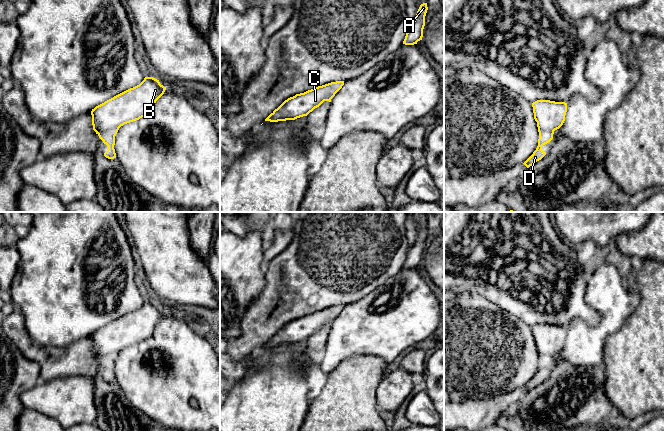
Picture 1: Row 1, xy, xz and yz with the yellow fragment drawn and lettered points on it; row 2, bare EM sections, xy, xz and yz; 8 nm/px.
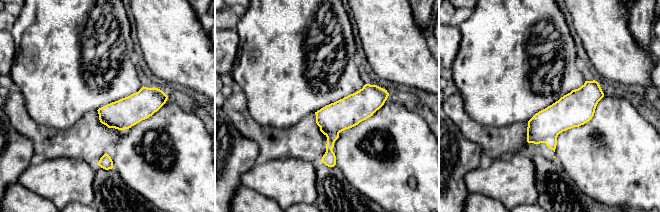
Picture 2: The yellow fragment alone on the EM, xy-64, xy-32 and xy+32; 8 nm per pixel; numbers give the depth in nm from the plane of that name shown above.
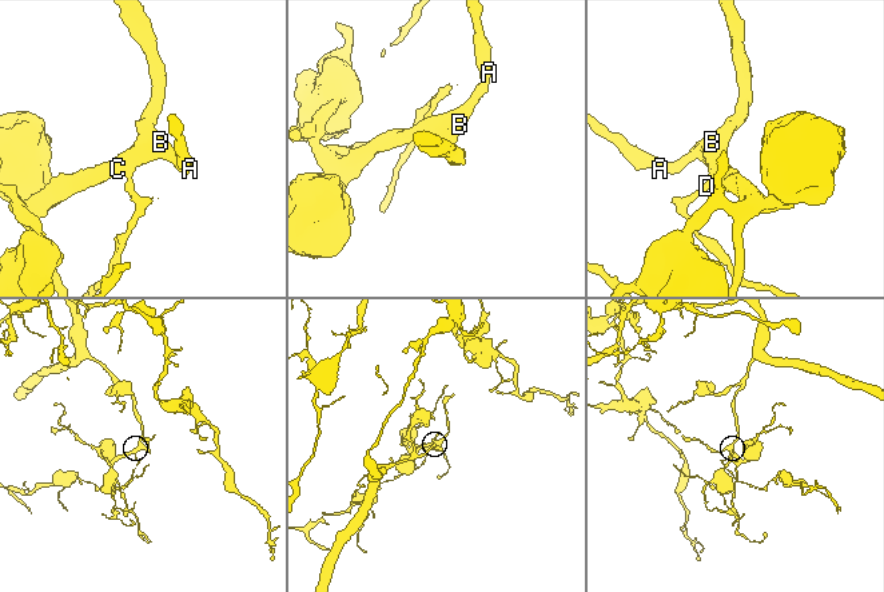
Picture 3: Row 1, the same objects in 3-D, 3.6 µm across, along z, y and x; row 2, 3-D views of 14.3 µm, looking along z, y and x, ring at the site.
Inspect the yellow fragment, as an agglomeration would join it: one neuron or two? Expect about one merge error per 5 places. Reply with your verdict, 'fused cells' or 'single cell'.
fused cells

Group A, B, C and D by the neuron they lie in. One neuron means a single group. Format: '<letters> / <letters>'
A B C / D

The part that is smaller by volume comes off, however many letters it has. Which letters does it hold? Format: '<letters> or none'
D

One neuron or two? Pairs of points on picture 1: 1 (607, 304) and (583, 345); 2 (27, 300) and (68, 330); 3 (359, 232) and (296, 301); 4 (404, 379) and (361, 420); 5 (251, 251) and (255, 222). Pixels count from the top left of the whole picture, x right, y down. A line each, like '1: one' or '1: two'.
1: one
2: one
3: one
4: two
5: two

